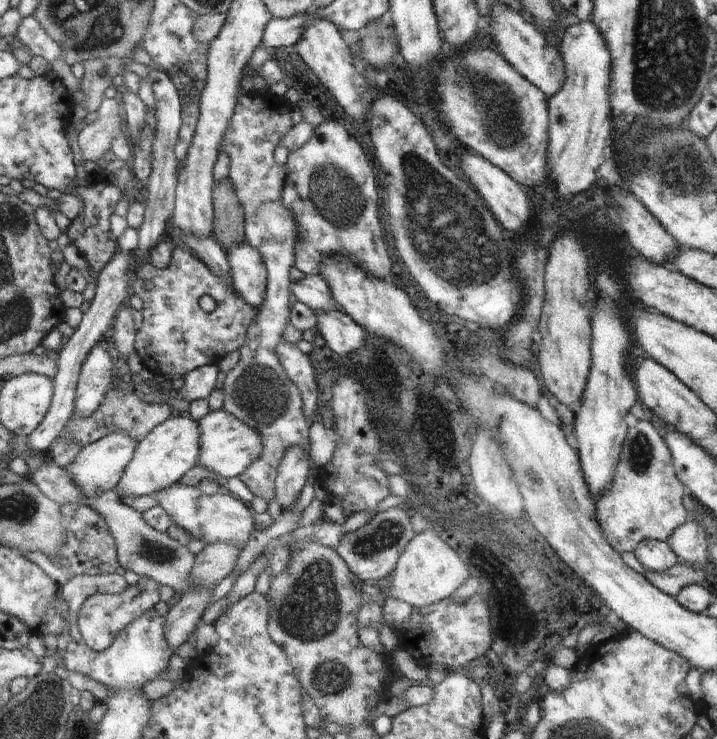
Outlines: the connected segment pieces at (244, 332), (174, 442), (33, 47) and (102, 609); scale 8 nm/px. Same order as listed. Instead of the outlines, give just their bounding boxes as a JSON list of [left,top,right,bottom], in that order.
[[130,243,256,378],[116,416,199,497],[15,15,61,66],[77,577,160,651]]

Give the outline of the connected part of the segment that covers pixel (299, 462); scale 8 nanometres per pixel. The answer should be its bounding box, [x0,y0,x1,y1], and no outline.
[275,446,311,511]

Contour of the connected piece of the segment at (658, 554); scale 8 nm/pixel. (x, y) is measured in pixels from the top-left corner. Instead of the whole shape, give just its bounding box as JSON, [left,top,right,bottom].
[633,541,678,572]

